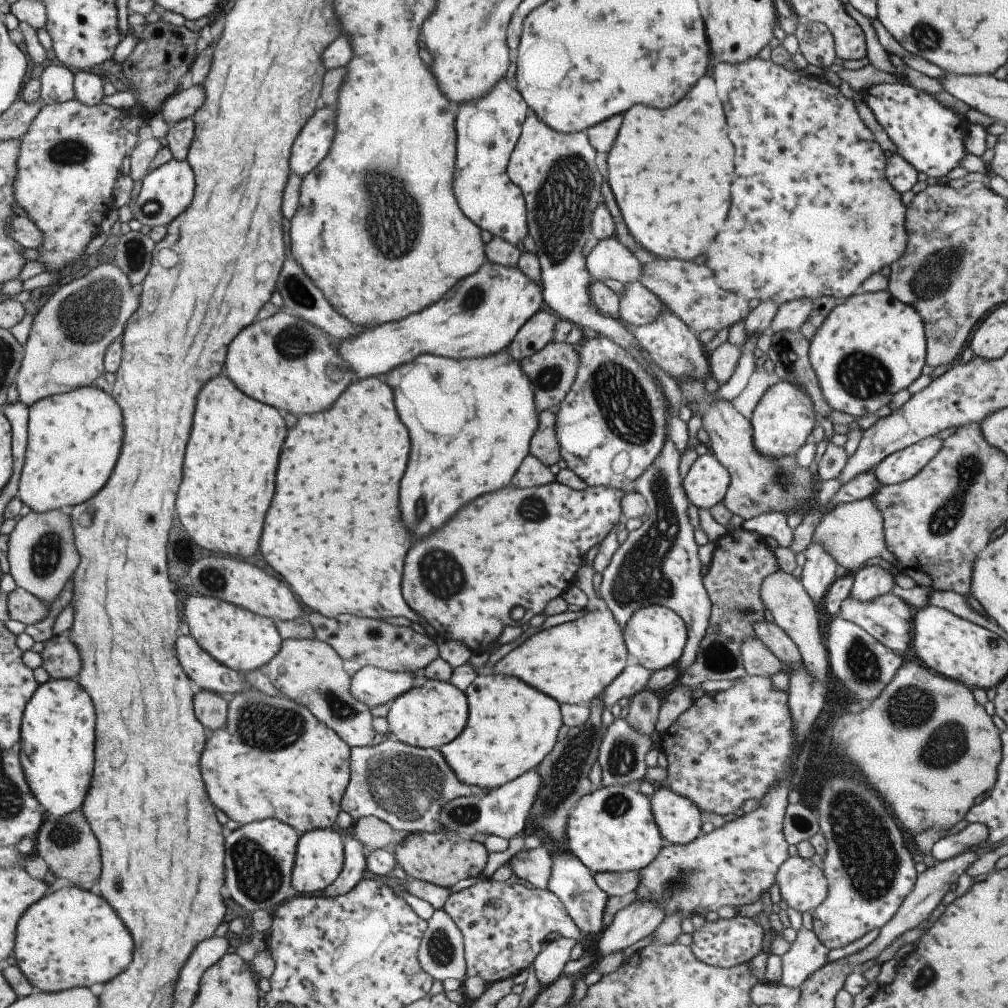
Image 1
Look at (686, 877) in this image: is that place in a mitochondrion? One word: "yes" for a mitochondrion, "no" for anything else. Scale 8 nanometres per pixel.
yes

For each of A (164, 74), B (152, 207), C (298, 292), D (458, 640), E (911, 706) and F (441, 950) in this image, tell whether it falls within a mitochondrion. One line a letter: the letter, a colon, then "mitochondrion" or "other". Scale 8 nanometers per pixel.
A: mitochondrion
B: mitochondrion
C: mitochondrion
D: other
E: mitochondrion
F: mitochondrion

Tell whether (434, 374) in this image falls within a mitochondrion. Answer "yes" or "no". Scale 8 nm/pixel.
yes

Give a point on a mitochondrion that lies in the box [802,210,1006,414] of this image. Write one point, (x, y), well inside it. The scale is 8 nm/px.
(938, 270)

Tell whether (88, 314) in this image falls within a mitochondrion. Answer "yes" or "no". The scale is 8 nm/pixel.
yes

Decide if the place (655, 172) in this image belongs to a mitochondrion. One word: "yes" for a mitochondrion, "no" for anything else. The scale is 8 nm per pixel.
no

